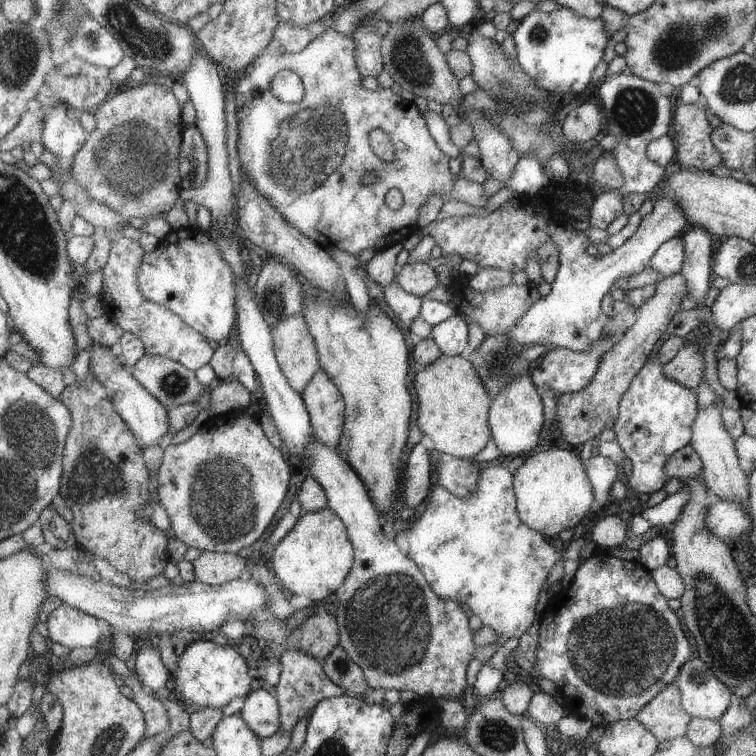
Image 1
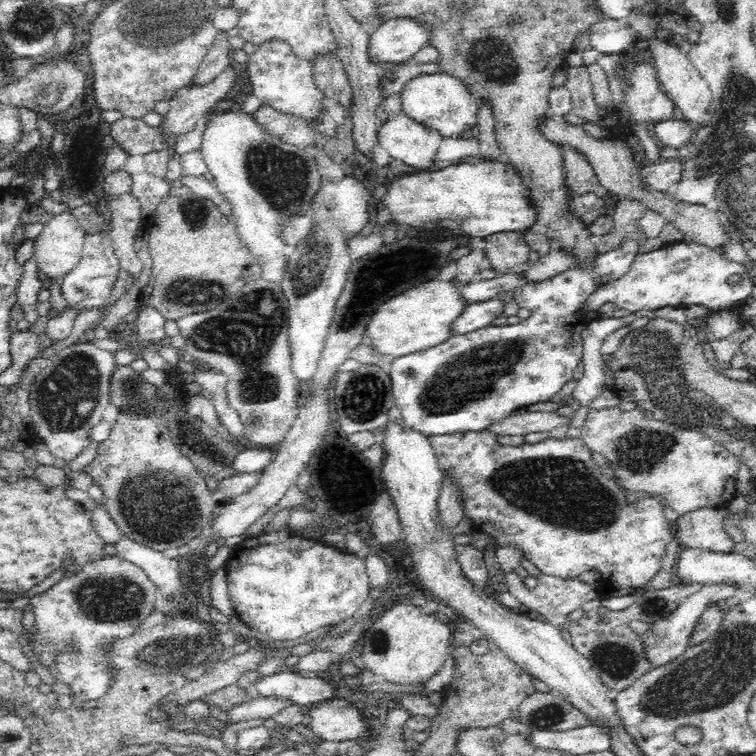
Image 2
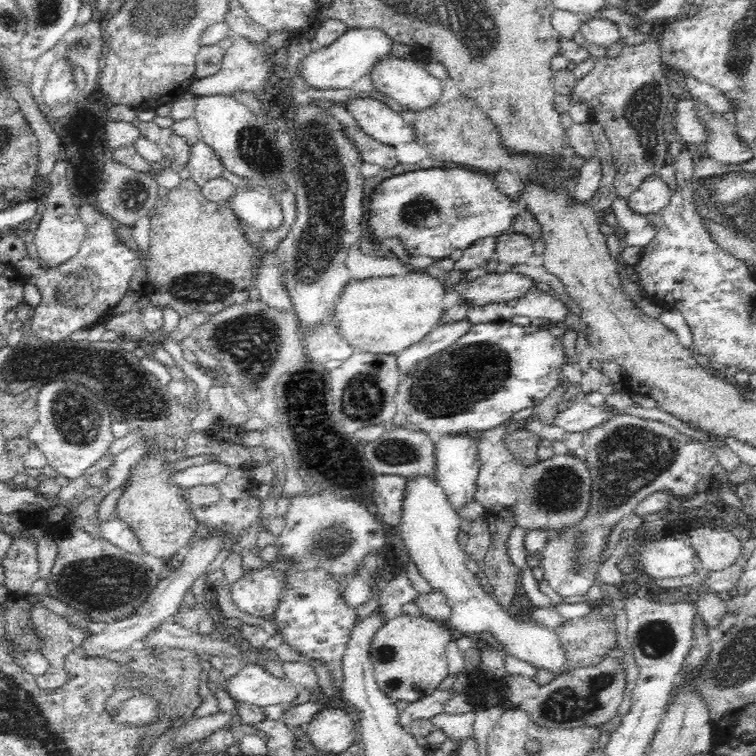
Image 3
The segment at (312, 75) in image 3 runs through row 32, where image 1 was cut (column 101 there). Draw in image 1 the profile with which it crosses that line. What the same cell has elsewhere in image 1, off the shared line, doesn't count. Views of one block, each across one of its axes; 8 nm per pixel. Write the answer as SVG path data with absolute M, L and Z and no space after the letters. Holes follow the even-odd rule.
M95 343L91 348L90 373L105 385L109 396L111 396L115 408L130 429L135 433L137 440L143 448L157 445L157 442L170 432L170 412L169 409L155 398L142 384L137 377L130 371L123 361L119 358L116 349L103 343Z

